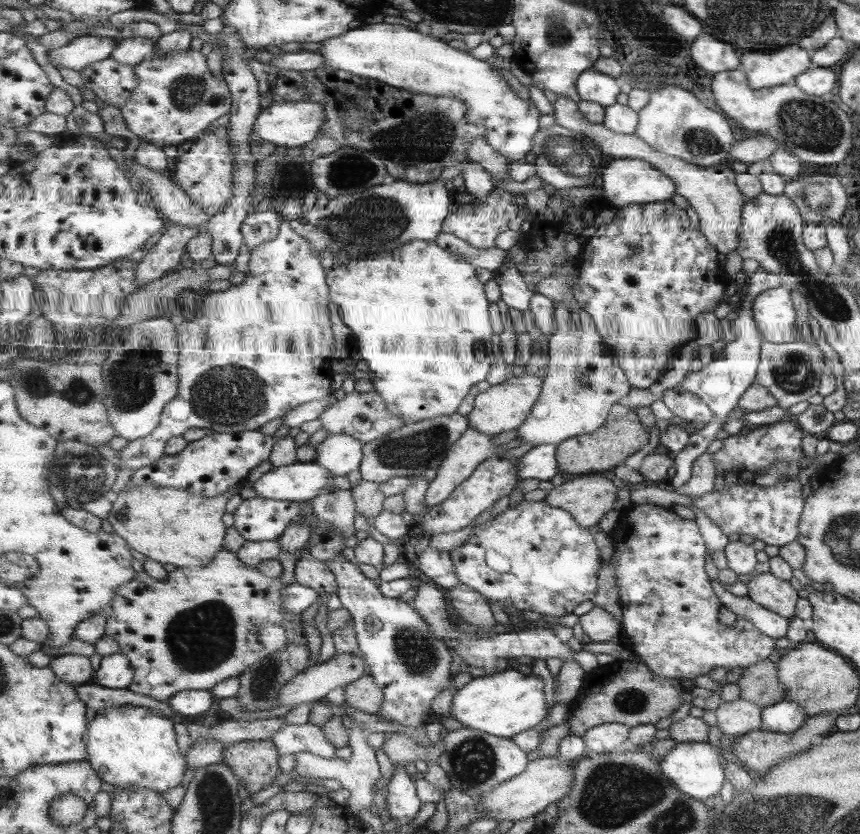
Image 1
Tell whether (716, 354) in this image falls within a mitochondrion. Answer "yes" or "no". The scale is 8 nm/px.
no

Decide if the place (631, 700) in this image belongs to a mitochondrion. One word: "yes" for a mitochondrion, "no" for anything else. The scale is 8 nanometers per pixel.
yes

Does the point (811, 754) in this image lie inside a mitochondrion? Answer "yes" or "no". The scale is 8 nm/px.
no

